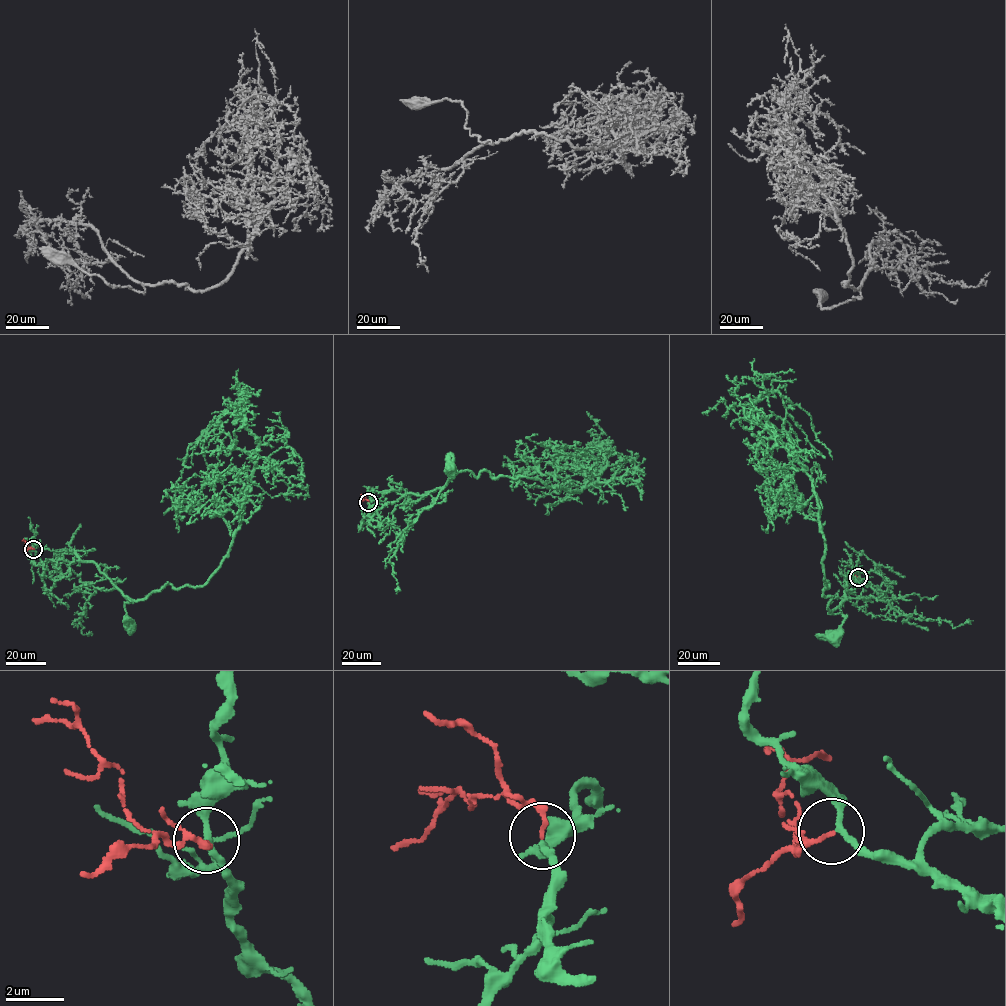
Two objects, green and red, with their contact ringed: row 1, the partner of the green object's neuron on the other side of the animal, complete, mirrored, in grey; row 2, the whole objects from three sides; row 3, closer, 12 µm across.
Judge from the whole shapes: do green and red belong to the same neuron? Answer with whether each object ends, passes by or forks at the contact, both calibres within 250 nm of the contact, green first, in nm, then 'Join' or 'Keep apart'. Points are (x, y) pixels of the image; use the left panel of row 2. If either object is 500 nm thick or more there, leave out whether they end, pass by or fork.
At the ring green passes by. At the ring red ends. Thickness 190 nm (green) against 160 nm. Join

